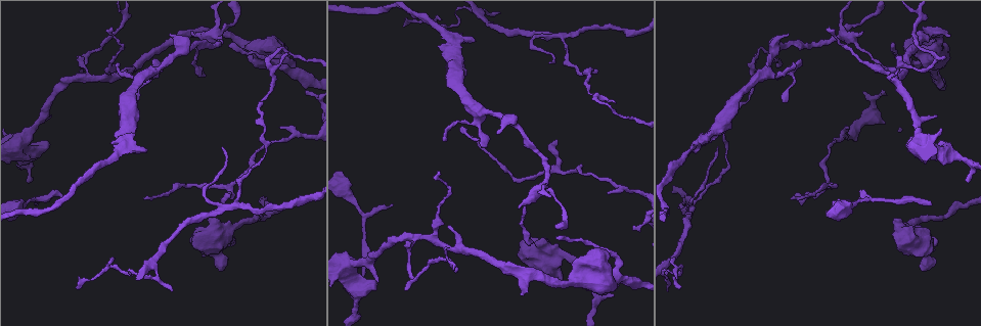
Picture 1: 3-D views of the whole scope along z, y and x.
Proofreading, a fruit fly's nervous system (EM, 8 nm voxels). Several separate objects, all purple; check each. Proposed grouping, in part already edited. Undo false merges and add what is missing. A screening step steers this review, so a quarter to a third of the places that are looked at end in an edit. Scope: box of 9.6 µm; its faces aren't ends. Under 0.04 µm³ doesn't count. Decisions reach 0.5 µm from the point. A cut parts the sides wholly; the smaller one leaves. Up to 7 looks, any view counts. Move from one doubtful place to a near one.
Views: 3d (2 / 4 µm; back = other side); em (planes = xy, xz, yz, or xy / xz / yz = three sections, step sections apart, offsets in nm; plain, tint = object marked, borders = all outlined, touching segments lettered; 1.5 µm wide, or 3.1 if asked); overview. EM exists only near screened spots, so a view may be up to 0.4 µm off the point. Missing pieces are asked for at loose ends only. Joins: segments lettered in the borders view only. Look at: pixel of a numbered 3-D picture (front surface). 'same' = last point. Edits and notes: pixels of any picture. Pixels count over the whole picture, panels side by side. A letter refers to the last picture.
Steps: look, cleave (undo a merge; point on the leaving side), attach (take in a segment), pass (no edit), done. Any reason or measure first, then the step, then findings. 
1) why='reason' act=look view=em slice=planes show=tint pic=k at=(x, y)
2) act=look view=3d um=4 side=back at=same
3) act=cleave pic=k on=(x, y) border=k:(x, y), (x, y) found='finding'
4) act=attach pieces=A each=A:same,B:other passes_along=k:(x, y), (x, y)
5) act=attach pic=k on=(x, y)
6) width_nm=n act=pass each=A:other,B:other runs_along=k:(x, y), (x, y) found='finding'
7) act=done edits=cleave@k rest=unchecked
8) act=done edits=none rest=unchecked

why='an open end' act=look view=em slice=xy step=8 show=tint pic=1 at=(462, 127)

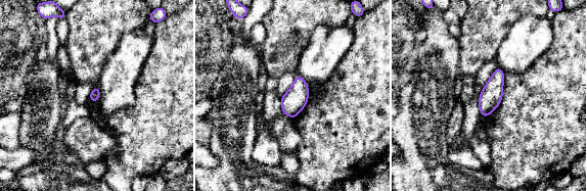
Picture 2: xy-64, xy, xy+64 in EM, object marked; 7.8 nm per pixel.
act=look view=em slice=planes show=borders at=same

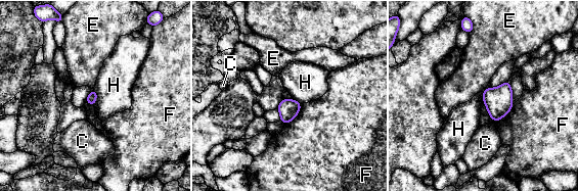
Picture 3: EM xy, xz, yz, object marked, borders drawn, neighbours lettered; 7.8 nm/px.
width_nm=70 act=pass each=C:other,E:other,F:other,H:other border=3:(93, 89), (96, 94), (94, 105) found='none of them fits'

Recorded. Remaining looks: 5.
act=look view=em slice=xz step=8 show=borders pic=1 at=(933, 65)

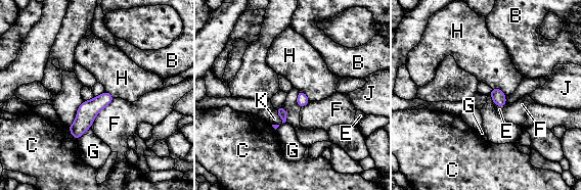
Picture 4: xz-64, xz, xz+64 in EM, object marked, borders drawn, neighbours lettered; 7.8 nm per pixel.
longest_contact=F:300nm act=pass each=B:other,C:other,E:other,F:other,G:other,H:other,J:other,K:other found='continuous, no second cell'

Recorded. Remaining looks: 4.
why='free end' act=look view=3d um=4 side=back pic=1 at=(936, 241)

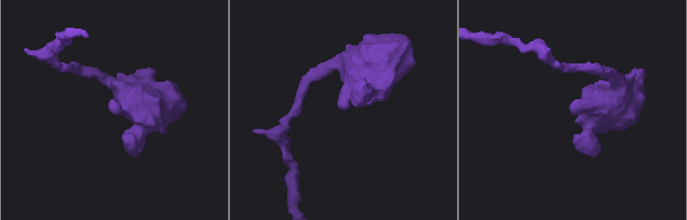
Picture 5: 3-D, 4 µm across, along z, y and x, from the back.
why='now the EM' act=look view=em slice=planes show=borders pic=5 at=(118, 103)

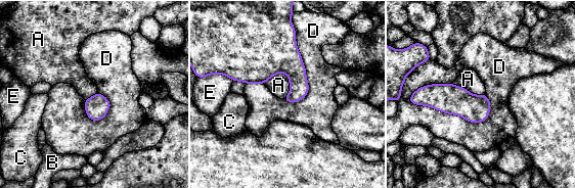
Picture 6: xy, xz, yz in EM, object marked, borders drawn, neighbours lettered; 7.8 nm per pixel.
act=pass each=A:other,B:other,C:other,D:other,E:other found='no lettered segment goes on from it'

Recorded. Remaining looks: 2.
act=done edits=none rest=unchecked

